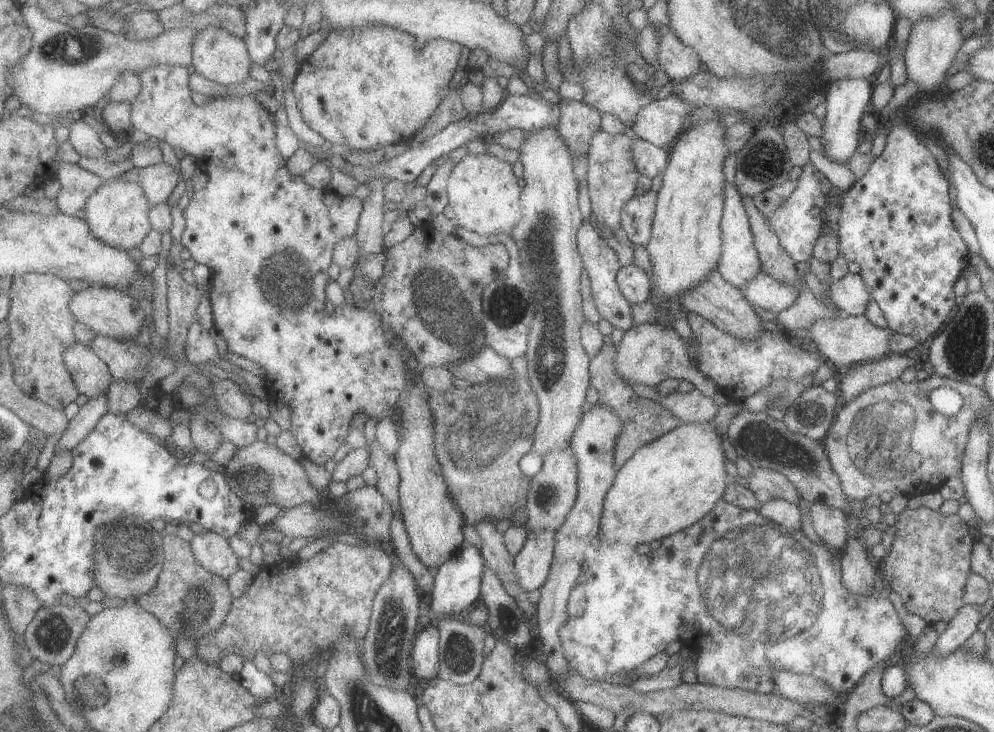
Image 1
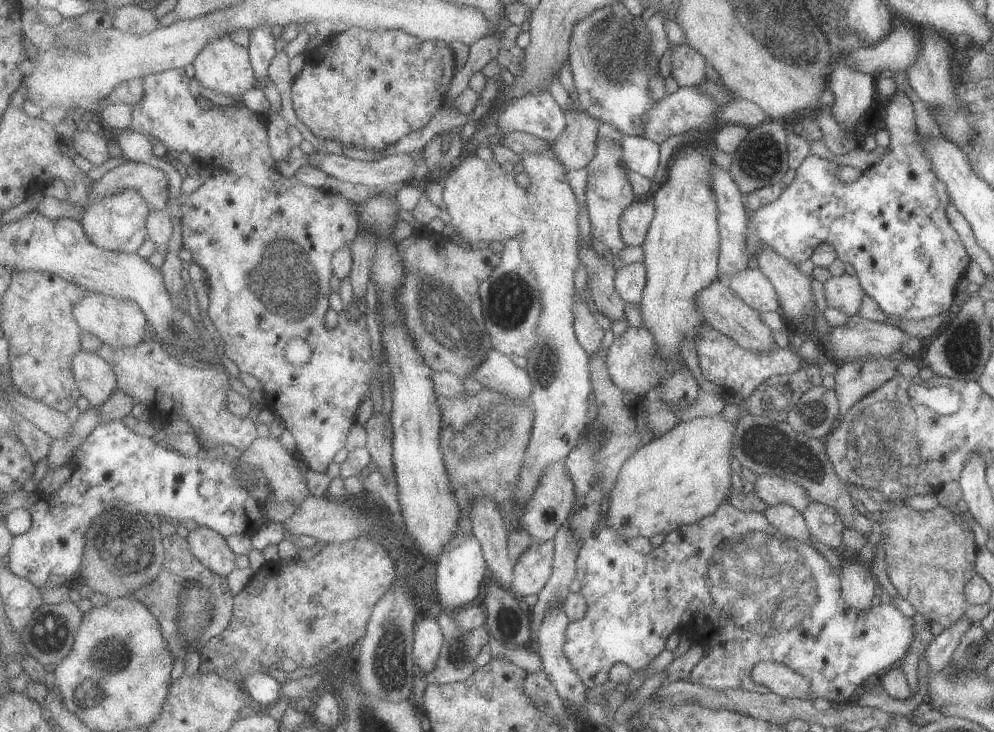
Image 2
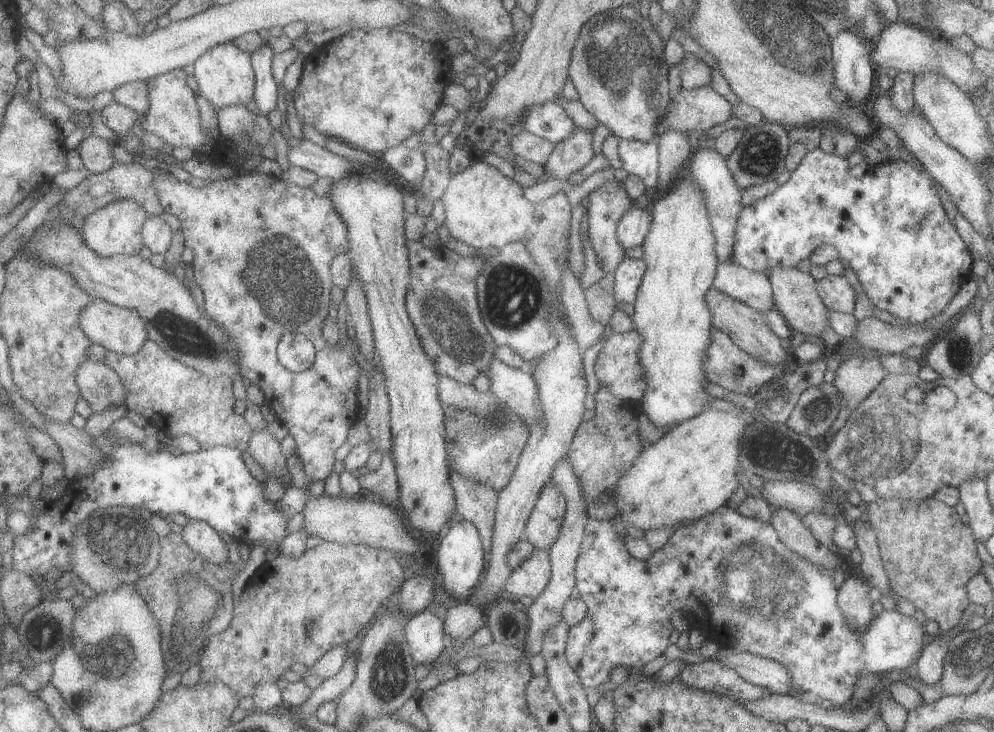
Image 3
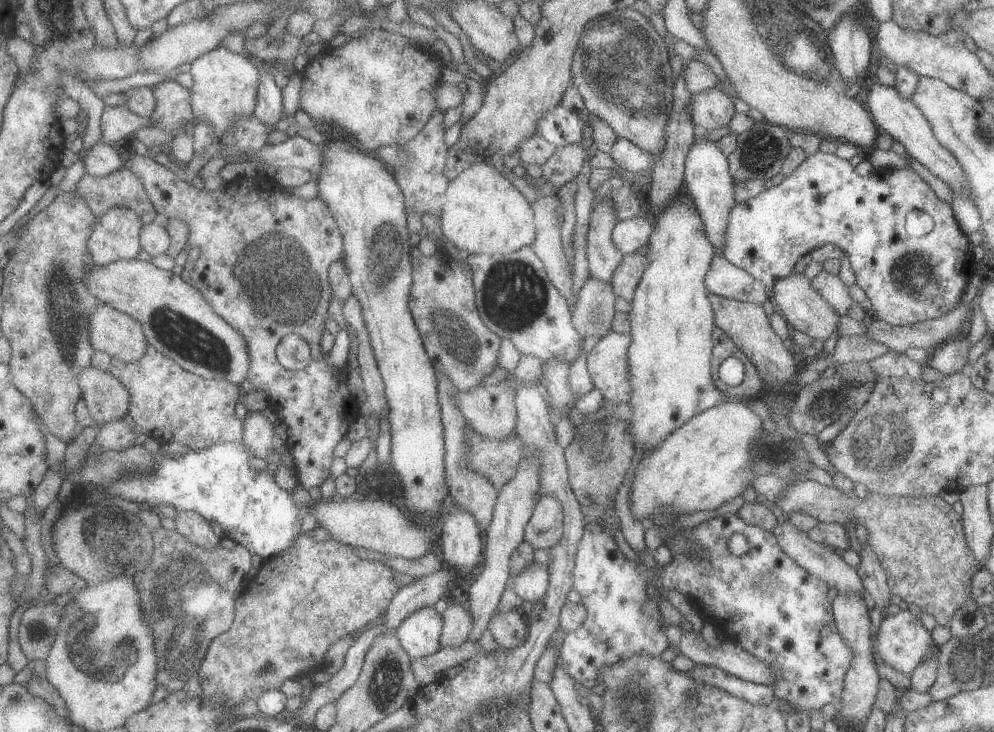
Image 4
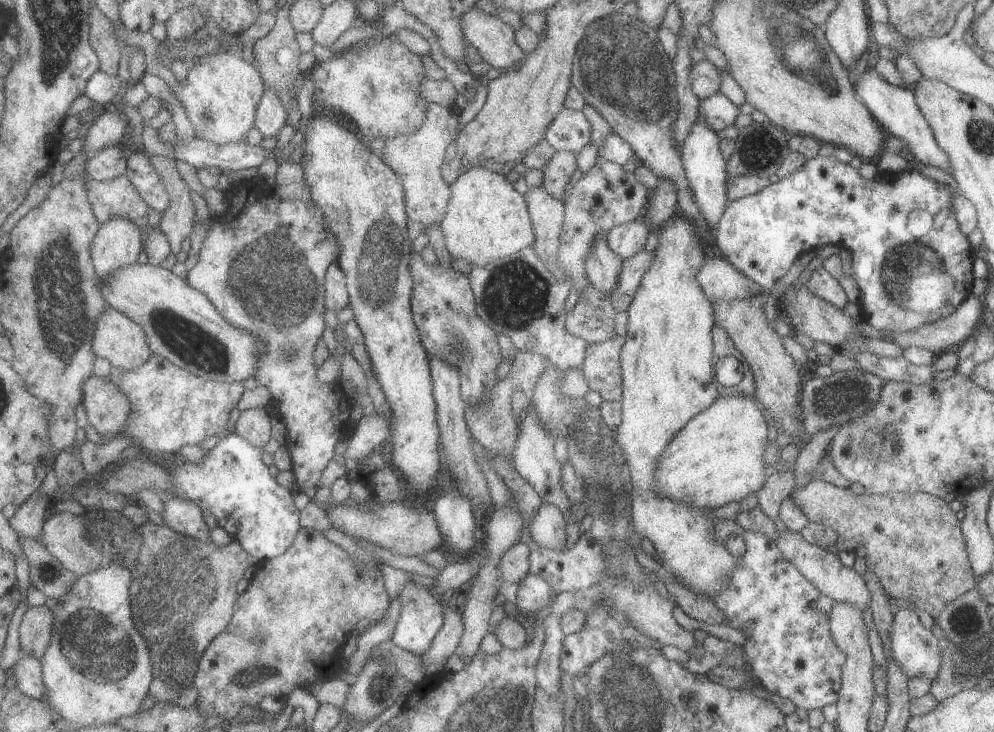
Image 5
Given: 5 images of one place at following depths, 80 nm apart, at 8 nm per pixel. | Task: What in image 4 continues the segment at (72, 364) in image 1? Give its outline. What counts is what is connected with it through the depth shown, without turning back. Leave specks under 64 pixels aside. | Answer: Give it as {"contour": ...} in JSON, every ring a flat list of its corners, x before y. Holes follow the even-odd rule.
{"contour":[[90,366,82,370,80,384,93,420,103,426,115,419,129,418,130,392,109,369]]}

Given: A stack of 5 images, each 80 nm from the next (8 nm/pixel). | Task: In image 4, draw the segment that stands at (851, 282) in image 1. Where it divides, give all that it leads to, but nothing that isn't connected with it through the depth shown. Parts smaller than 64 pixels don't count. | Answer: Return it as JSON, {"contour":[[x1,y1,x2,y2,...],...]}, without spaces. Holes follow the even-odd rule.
{"contour":[[823,270,810,280,810,285,831,305,831,308,840,316,847,315,849,306,855,303,849,296,845,285,837,274,832,275]]}

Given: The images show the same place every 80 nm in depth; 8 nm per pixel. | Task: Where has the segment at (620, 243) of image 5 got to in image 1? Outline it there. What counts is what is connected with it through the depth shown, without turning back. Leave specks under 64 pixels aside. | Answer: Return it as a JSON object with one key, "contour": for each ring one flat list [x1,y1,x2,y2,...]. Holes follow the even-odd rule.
{"contour":[[637,191,623,206,620,214,620,227,634,244,645,246,650,239,650,230,656,207,657,192]]}

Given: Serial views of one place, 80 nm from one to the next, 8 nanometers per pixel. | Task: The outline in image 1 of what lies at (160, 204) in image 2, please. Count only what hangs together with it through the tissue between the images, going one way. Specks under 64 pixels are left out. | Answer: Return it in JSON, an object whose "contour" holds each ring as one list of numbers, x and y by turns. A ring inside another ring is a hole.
{"contour":[[165,161,150,167,135,167,121,177,142,184,152,205,167,201,182,180,181,173]]}

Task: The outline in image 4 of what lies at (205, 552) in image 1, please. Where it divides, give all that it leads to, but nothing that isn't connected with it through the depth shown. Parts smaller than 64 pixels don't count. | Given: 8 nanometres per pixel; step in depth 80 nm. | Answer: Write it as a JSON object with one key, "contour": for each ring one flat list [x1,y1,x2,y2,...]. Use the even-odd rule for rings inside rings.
{"contour":[[180,509,176,511,176,529,186,536,187,540,210,551,221,547,220,530,209,520,195,511,181,511]]}

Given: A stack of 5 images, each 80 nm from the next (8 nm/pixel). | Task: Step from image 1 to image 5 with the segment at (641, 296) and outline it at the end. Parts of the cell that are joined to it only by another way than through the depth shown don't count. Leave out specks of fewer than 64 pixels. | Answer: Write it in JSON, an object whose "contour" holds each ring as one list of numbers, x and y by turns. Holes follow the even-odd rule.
{"contour":[[651,251,636,252,633,256,623,259,616,282,617,292,633,296,643,273,651,266,653,259,654,252]]}

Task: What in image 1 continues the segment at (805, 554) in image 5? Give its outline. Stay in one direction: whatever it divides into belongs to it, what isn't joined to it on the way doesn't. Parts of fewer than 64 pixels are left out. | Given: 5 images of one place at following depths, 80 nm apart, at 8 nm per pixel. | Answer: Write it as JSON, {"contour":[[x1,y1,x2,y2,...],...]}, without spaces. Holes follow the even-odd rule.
{"contour":[[774,498,768,500,767,503,760,504,756,511,759,517,766,523,782,526,783,532,785,530,789,532,789,530,801,529,801,513,795,503]]}

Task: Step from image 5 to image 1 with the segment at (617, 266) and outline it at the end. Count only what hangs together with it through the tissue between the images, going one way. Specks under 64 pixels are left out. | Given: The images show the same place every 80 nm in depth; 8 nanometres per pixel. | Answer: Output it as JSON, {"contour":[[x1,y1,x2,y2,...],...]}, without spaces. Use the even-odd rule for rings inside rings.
{"contour":[[599,128,591,137,586,158,591,220,599,230,610,228,611,236,614,236,613,232,620,226,621,207,638,191,635,187,638,172,632,155,632,140,625,132,611,135]]}

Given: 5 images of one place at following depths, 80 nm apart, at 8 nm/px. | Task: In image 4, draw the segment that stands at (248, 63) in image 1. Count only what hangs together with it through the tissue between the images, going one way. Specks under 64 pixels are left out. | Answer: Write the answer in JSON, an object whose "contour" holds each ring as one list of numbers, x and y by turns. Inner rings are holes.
{"contour":[[221,44,192,62,189,72,194,80,191,92,196,122,208,120,218,136,233,128,237,118,249,116,256,111,261,73,244,52,235,53]]}

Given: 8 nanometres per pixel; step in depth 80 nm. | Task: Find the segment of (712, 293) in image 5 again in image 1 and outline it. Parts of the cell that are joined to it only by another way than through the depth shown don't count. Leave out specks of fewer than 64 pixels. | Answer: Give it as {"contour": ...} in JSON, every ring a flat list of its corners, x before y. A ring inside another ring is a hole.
{"contour":[[759,273,740,287,750,305,776,313,789,308,798,297,796,288,776,281,772,276]]}

